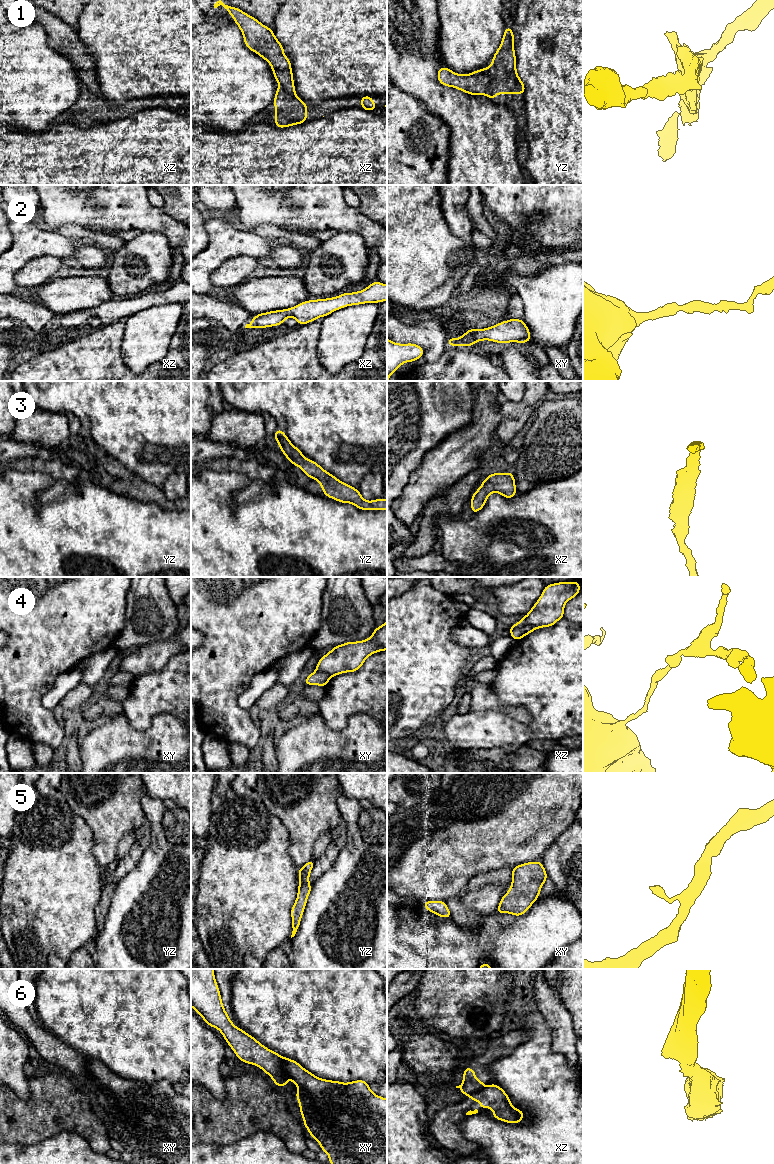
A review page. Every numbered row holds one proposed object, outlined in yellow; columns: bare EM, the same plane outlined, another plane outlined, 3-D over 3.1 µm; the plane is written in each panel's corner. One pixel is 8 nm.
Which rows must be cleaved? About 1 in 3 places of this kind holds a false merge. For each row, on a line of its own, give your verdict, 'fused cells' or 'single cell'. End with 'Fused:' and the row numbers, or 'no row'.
1: single cell
2: single cell
3: single cell
4: fused cells
5: single cell
6: fused cells
Fused: 4, 6

